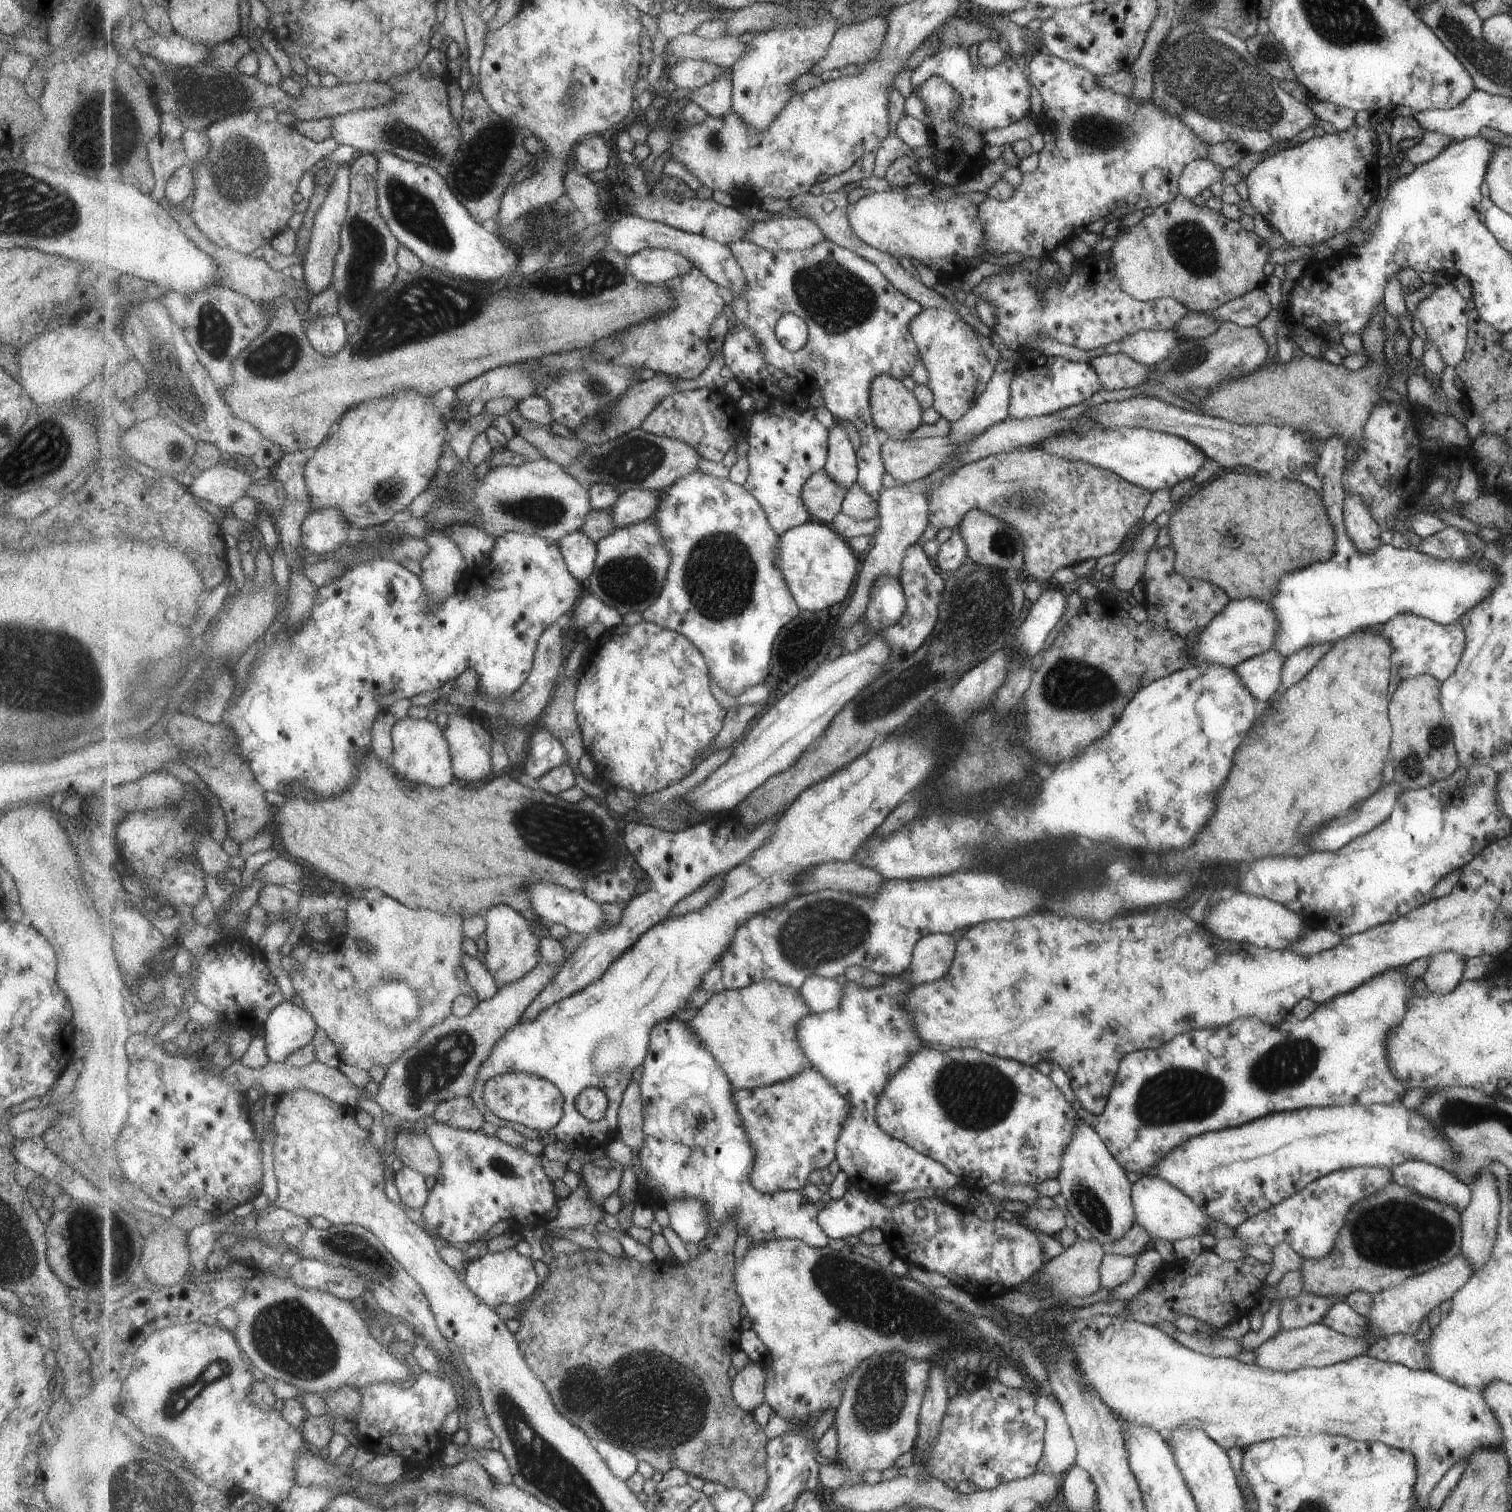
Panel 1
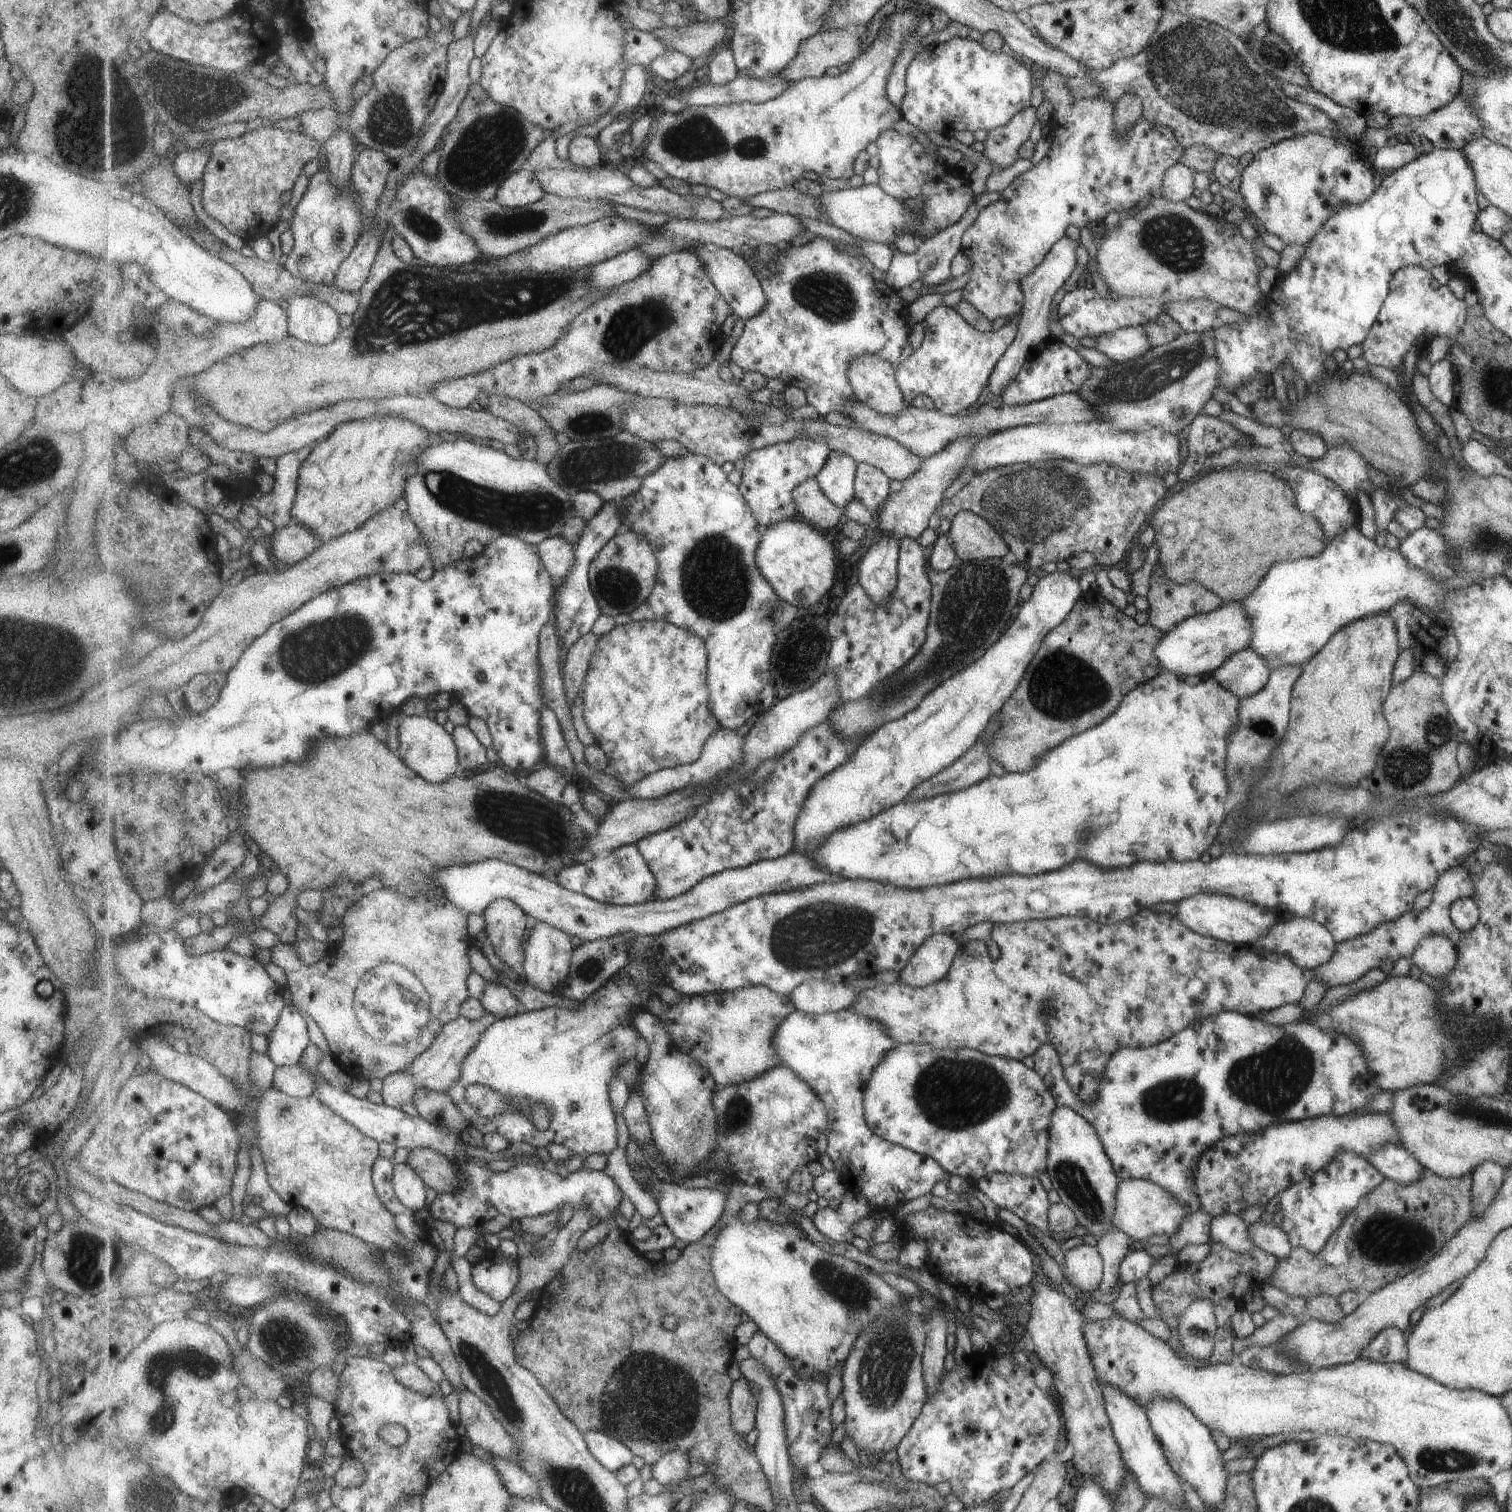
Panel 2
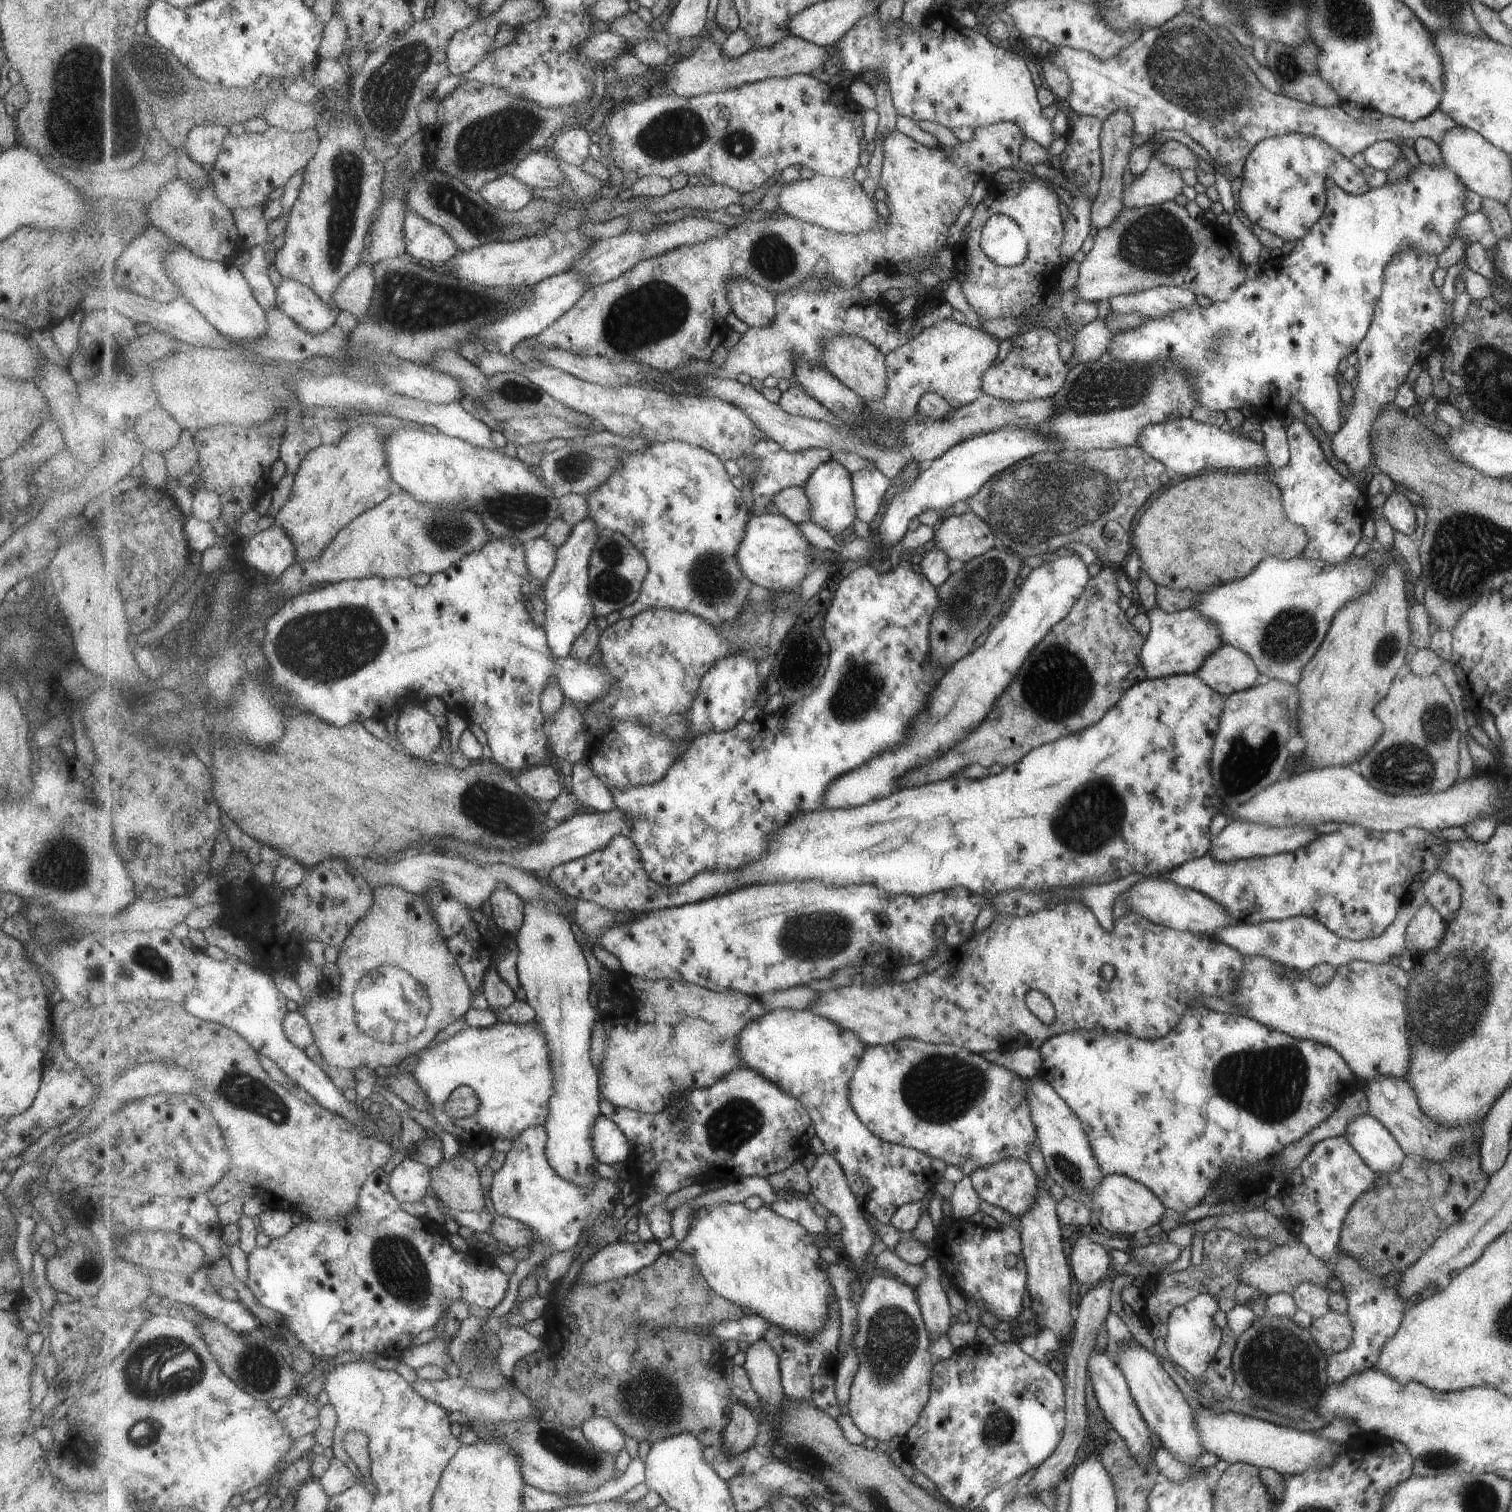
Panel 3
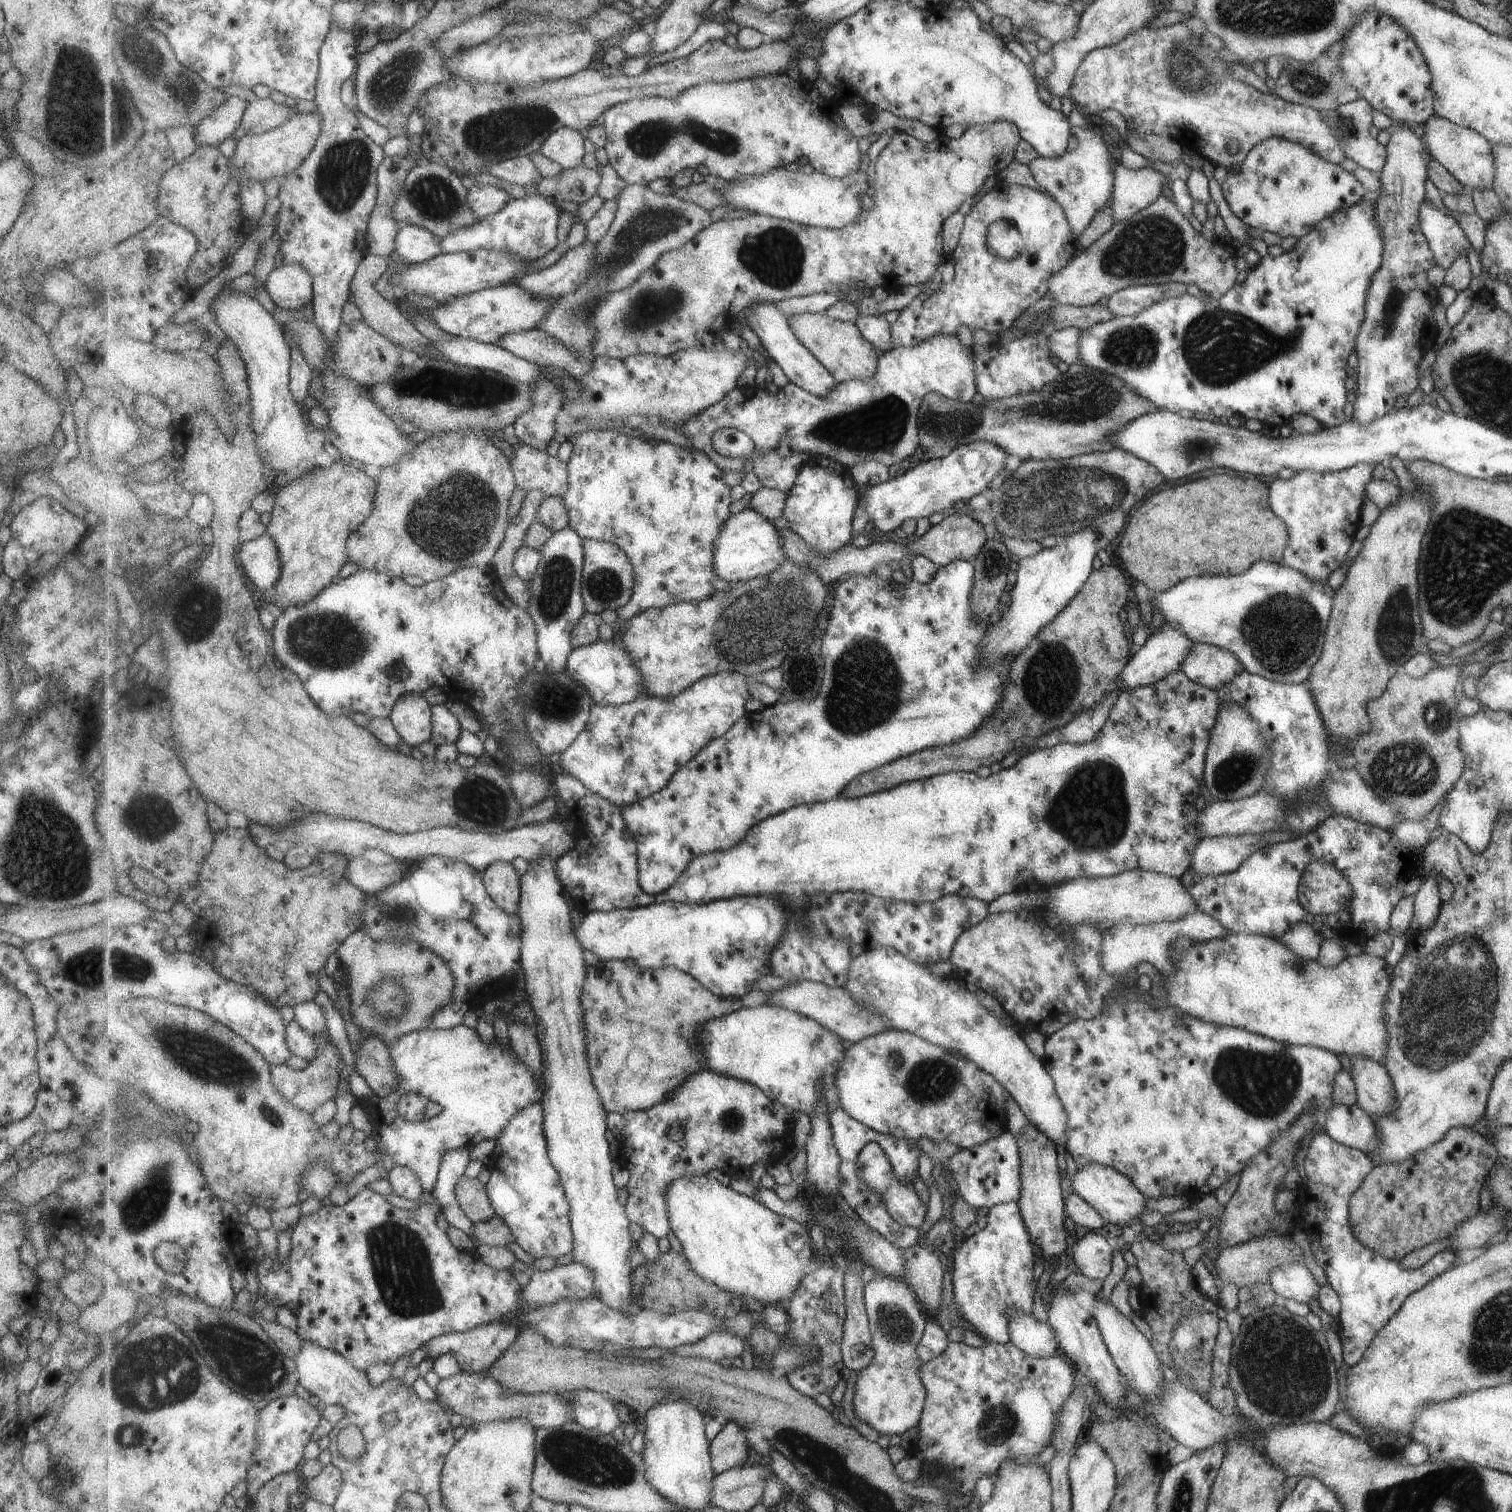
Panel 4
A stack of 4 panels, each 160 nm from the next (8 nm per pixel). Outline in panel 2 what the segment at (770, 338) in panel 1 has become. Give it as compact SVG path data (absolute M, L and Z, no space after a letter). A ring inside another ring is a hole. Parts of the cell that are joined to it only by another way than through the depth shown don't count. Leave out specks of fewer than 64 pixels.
M820 236L811 242L801 243L800 245L794 245L793 243L788 245L778 256L778 261L770 267L764 267L759 261L752 259L754 250L751 247L742 247L739 252L756 270L757 276L761 279L767 295L767 304L762 308L762 311L759 311L759 314L745 321L744 331L739 337L738 343L733 348L732 360L735 364L742 366L744 370L760 372L767 378L780 378L787 385L802 388L807 396L808 404L812 405L822 415L829 414L829 412L841 412L845 414L848 412L850 406L856 402L856 392L848 375L854 359L859 359L863 355L879 355L894 366L899 364L904 348L908 345L907 338L911 332L911 325L907 318L908 303L901 298L898 290L891 288L891 285L887 282L888 271L884 272L879 270L879 268L875 268L875 264L865 256L858 257L857 255L852 255L838 249L838 246L832 240ZM858 463L855 479L856 499L873 514L881 511L886 498L891 494L891 479L877 466Z

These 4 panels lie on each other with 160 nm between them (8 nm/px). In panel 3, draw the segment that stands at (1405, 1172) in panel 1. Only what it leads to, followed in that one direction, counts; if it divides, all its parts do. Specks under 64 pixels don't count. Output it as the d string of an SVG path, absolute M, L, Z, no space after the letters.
M1369 1114L1355 1117L1343 1135L1374 1173L1394 1173L1405 1153L1390 1131Z

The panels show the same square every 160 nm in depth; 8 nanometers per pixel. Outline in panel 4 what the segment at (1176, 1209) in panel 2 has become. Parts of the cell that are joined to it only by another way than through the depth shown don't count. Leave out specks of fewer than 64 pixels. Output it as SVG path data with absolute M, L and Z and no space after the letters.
M1097 1163L1086 1164L1078 1168L1070 1185L1072 1192L1086 1200L1095 1209L1095 1212L1102 1216L1103 1221L1116 1224L1120 1228L1136 1222L1135 1219L1144 1212L1147 1204L1147 1198L1128 1177L1111 1167Z

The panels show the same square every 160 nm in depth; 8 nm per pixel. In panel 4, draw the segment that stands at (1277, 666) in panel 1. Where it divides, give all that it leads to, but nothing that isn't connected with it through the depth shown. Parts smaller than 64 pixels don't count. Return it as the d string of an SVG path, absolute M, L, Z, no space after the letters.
M1195 643L1180 667L1180 671L1195 684L1210 689L1218 689L1229 683L1243 670L1244 666L1233 653L1207 643Z

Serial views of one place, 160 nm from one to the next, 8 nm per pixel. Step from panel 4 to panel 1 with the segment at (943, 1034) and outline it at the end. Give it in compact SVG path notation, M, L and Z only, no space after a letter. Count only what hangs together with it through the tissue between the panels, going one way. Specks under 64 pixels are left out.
M1081 1119L1077 1120L1074 1134L1063 1150L1060 1170L1056 1176L1060 1194L1065 1198L1065 1211L1070 1222L1081 1224L1091 1238L1104 1247L1117 1241L1135 1223L1132 1207L1131 1184L1124 1168L1106 1147L1101 1137Z

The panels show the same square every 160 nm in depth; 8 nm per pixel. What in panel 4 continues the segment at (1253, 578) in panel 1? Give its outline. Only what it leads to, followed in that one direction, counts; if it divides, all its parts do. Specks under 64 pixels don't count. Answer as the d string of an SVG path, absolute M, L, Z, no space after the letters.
M1221 474L1191 480L1173 488L1159 490L1140 504L1123 531L1113 556L1120 558L1125 570L1149 591L1166 591L1189 576L1237 575L1255 560L1279 563L1288 544L1288 528L1267 504L1267 486L1257 478Z

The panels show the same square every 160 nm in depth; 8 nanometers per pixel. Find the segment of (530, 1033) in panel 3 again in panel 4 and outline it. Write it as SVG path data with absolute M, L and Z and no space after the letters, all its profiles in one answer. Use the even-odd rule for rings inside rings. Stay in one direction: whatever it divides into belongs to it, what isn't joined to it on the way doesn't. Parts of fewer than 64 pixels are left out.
M459 1025L450 1029L425 1029L403 1035L400 1041L390 1048L400 1078L400 1087L385 1098L373 1097L362 1100L362 1108L370 1114L369 1120L373 1125L373 1134L381 1136L386 1150L383 1151L392 1158L395 1166L403 1165L412 1168L422 1180L427 1192L433 1194L438 1183L440 1166L444 1154L449 1149L472 1148L477 1142L499 1140L510 1126L511 1119L534 1103L541 1102L545 1094L542 1076L536 1072L519 1056L519 1053L503 1046L499 1041L487 1043L476 1027ZM410 1093L419 1094L444 1106L443 1112L431 1118L428 1123L417 1123L402 1117L400 1102Z

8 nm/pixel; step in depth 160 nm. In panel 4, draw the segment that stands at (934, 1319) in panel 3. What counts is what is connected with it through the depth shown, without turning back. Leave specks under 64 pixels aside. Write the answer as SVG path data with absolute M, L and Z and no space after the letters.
M916 1245L902 1251L906 1260L906 1283L919 1297L924 1310L936 1314L941 1304L942 1277L936 1253Z

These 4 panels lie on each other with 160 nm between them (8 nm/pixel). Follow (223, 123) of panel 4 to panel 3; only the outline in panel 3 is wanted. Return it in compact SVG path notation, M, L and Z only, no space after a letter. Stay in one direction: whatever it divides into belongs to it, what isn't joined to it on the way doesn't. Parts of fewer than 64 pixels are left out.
M218 122L197 126L189 132L185 148L190 158L199 166L214 166L229 134L230 128Z

